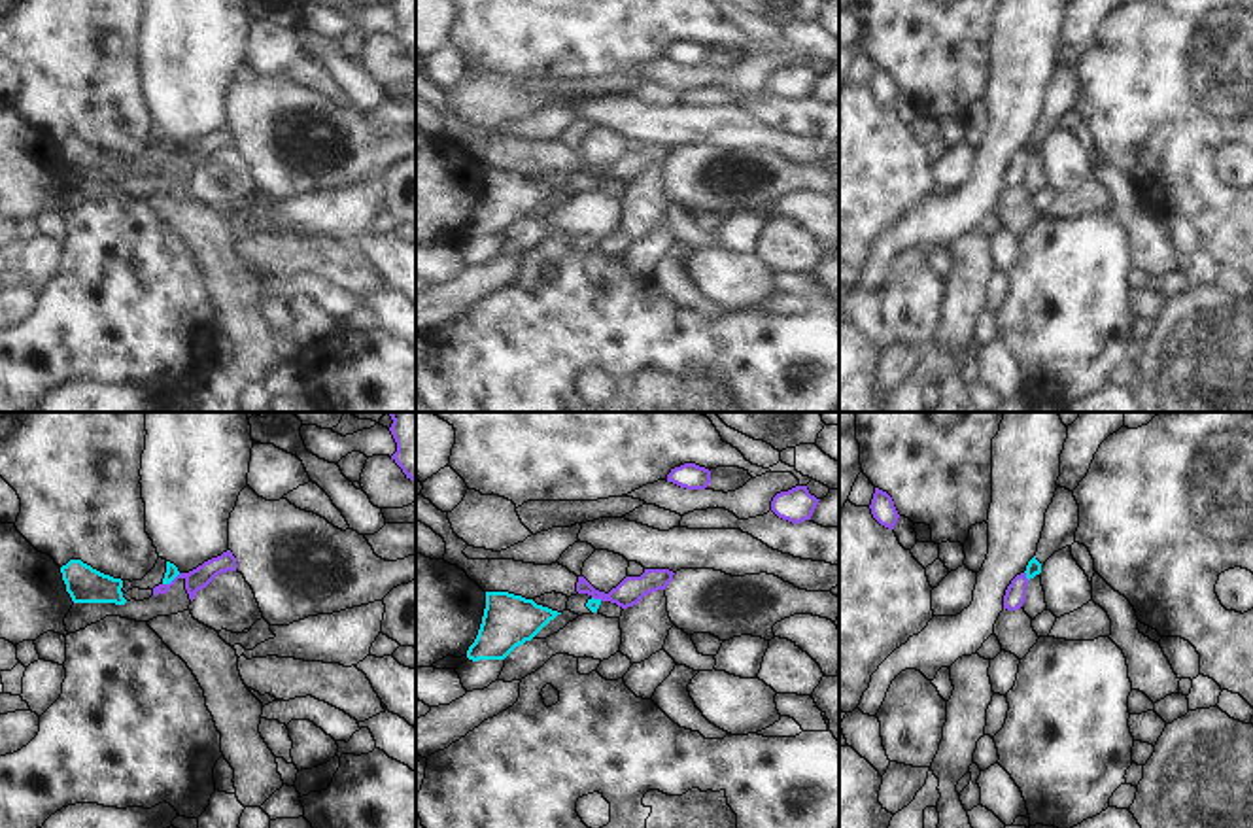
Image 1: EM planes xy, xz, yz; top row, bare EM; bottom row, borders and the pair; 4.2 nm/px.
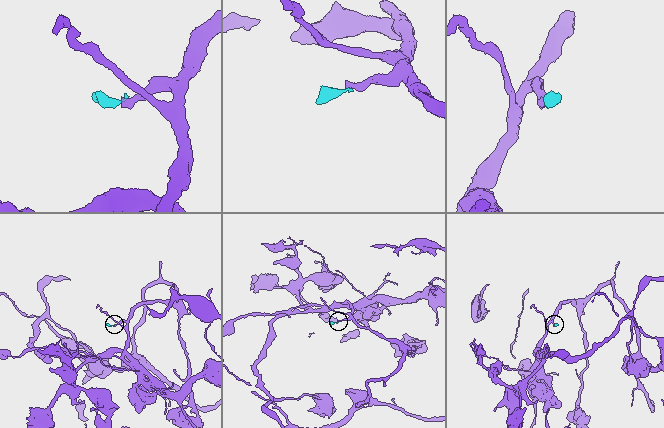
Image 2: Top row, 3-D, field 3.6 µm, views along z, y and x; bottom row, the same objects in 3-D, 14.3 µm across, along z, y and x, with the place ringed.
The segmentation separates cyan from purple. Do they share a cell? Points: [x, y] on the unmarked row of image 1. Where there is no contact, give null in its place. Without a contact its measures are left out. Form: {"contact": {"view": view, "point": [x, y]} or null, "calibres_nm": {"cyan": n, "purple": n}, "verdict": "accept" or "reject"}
{"contact": {"view": "xy", "point": [171, 157]}, "calibres_nm": {"cyan": 50, "purple": 90}, "verdict": "reject"}

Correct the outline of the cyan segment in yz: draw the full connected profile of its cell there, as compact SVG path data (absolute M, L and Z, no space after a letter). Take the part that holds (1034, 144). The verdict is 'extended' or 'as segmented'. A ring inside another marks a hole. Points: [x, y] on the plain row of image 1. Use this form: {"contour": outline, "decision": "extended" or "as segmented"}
{"contour": "M1056 64L1053 79L1045 89L1045 102L1038 119L1036 132L1026 142L1026 155L1034 155L1041 149L1045 138L1058 127L1075 119L1075 108L1079 104L1079 81L1073 68Z", "decision": "extended"}

